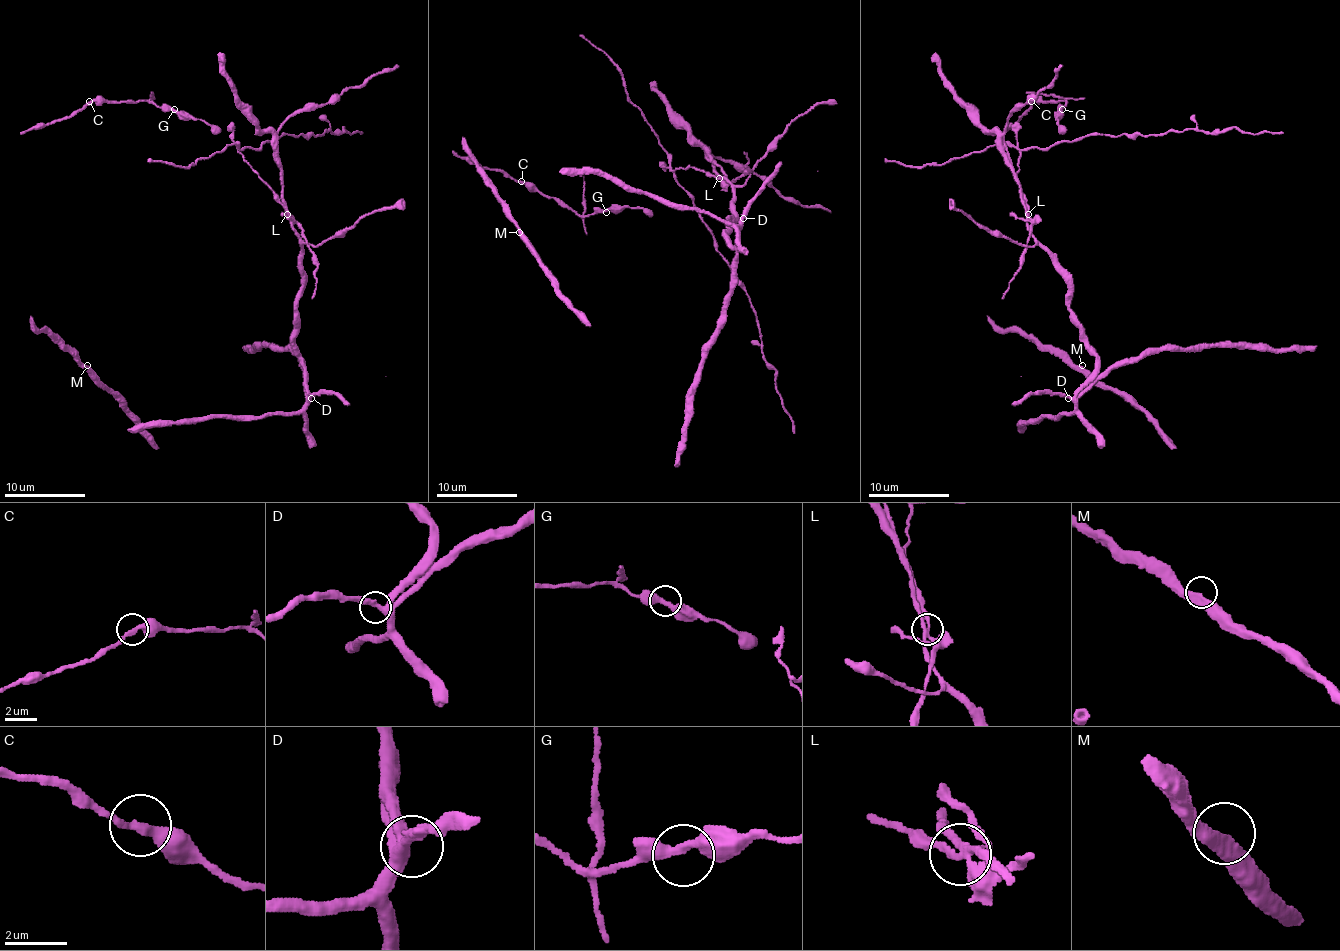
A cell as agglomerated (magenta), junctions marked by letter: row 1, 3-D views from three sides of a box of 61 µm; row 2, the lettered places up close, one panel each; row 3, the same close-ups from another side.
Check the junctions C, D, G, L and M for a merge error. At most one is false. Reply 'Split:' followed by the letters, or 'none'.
Split: L

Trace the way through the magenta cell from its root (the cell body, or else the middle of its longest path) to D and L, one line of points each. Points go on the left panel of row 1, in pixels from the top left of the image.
D: (295, 315), (295, 351), (301, 357), (303, 386), (311, 398)
L: (295, 315), (297, 291), (301, 285), (301, 240), (287, 214)

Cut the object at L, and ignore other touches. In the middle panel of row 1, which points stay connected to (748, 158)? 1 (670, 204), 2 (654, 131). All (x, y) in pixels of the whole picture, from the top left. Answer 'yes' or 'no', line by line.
1: no
2: yes

